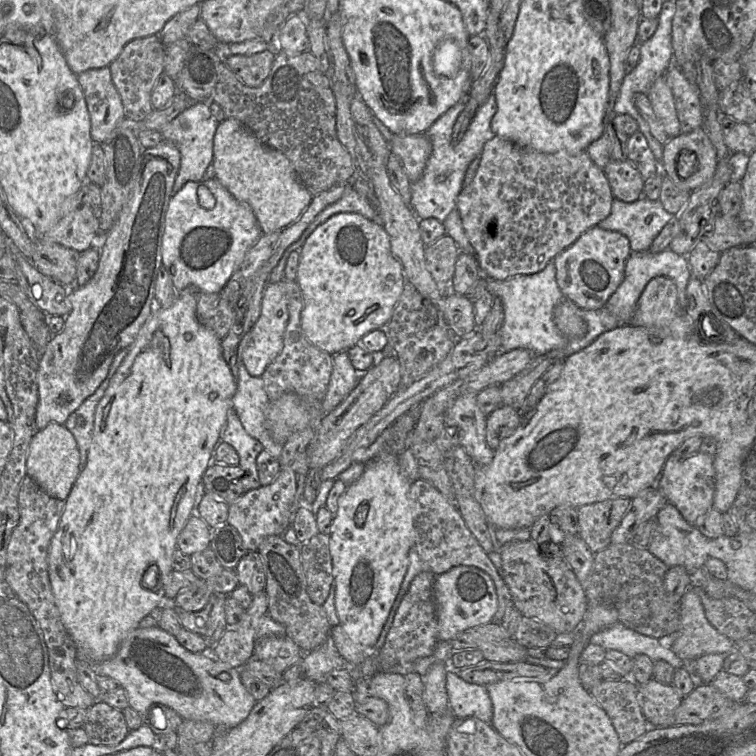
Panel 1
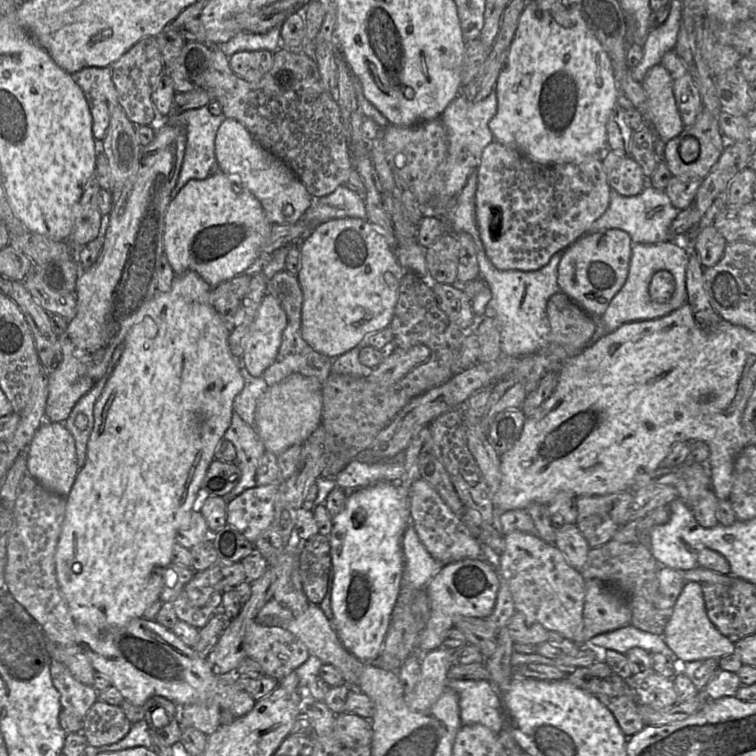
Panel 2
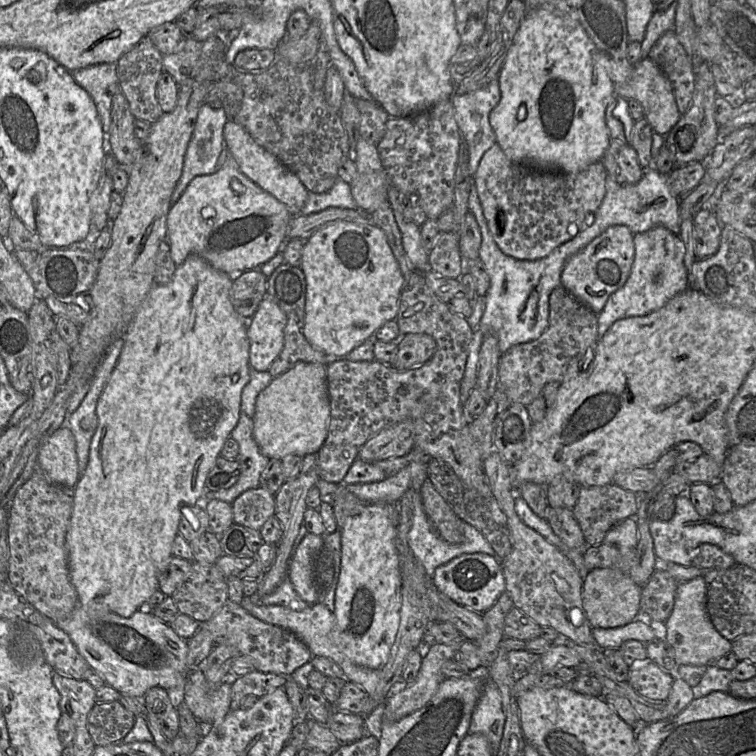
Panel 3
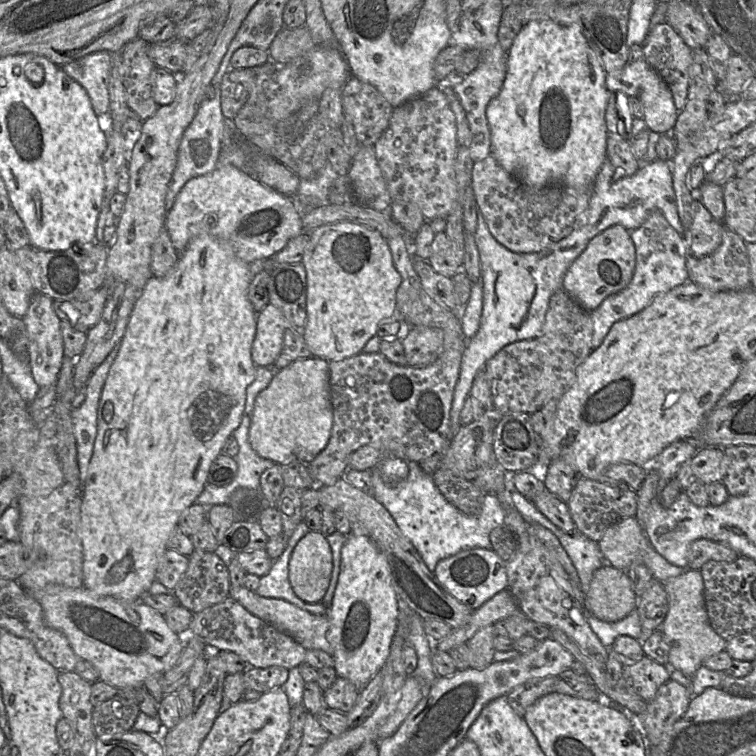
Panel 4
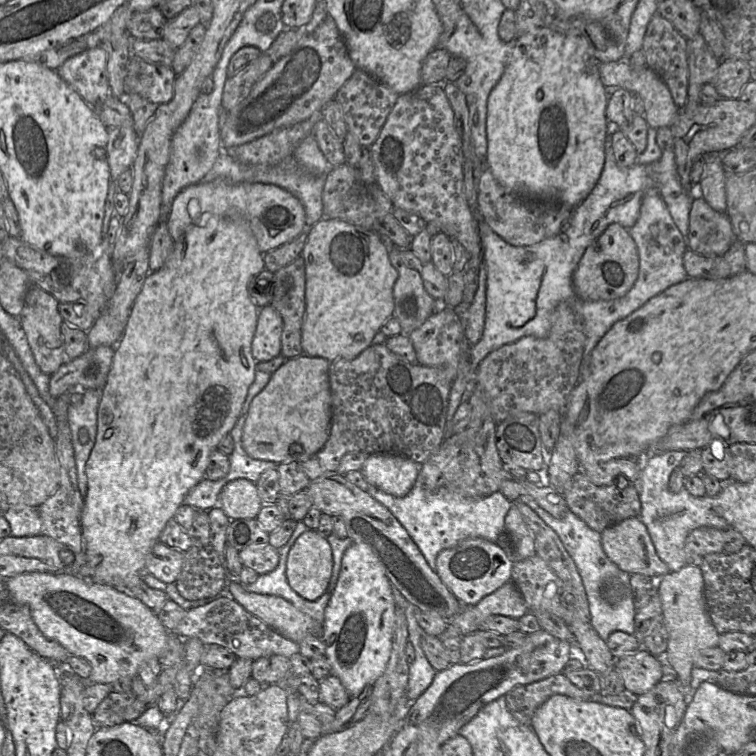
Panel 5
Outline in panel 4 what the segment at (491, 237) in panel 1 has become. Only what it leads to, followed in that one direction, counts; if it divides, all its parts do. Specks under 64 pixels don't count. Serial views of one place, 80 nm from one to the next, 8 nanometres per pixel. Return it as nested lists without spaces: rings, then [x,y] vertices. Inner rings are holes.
[[[491,154],[474,162],[471,180],[477,207],[491,235],[515,253],[536,253],[569,236],[582,220],[594,191],[594,185],[529,188],[505,171]]]

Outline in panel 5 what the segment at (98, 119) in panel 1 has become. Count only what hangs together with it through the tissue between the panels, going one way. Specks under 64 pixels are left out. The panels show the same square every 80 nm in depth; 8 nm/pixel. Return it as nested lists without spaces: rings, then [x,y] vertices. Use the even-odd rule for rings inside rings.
[[[87,49],[65,60],[57,73],[72,86],[91,107],[111,95],[107,72],[107,49]]]

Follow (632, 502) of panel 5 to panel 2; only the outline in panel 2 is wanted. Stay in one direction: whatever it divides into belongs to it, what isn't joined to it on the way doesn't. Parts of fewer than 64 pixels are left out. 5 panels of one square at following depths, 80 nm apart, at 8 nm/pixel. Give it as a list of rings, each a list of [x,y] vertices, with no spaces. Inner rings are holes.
[[[633,492],[608,495],[579,496],[577,498],[577,526],[589,547],[600,547],[628,523]]]

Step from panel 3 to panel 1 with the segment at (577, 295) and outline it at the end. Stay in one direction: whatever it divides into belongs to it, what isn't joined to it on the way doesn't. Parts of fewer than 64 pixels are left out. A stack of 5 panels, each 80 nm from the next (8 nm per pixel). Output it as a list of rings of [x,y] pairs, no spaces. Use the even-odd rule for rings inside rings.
[[[594,226],[553,259],[557,285],[562,294],[579,308],[602,308],[622,283],[625,264],[631,252],[626,236]]]

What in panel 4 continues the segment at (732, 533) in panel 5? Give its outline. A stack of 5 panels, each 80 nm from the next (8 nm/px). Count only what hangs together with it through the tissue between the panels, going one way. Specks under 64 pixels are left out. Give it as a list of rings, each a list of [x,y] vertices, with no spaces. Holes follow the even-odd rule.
[[[710,539],[694,540],[688,549],[688,567],[700,570],[709,560],[733,562],[739,554],[731,547]]]

